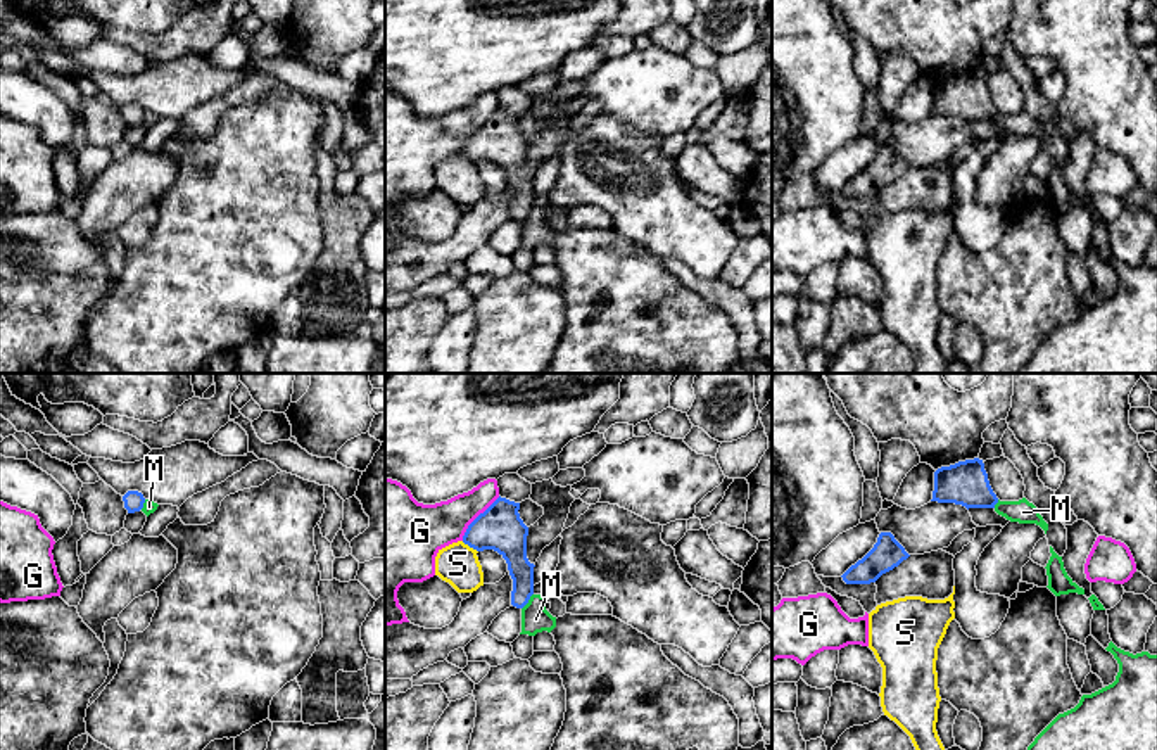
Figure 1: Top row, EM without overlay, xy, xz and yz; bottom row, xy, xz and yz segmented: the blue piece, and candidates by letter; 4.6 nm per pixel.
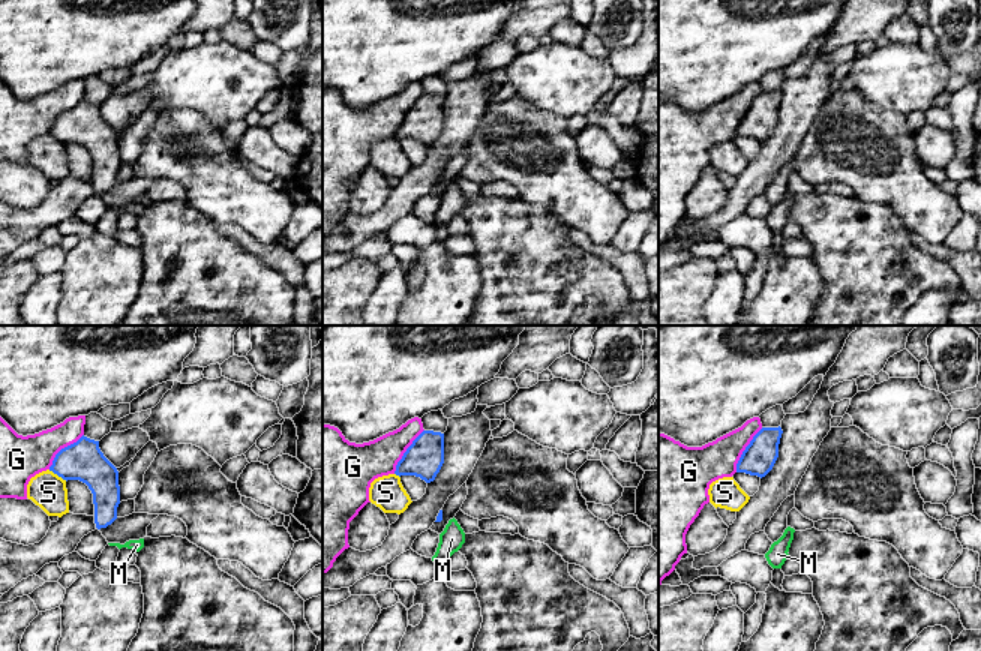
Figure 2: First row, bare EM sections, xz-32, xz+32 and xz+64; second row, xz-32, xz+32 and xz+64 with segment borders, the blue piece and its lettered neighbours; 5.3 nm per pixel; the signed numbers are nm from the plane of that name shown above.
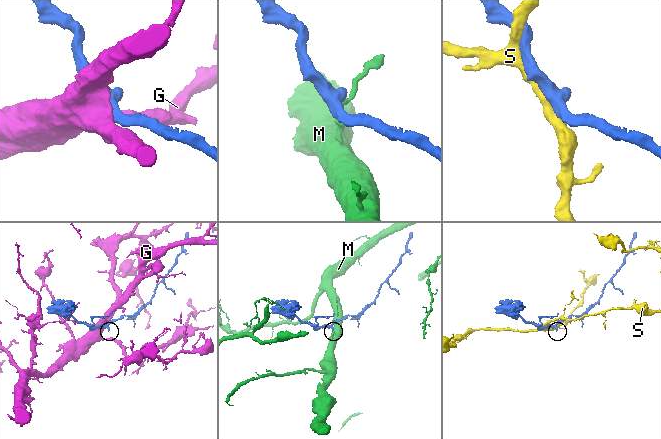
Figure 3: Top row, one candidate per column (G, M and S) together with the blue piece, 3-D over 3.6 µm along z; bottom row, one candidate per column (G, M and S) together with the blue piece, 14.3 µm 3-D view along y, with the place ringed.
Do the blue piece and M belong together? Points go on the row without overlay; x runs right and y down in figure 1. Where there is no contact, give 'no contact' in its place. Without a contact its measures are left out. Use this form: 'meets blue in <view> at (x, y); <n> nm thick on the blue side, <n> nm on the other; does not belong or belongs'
meets blue in xz at (527, 215); 120 nm thick on the blue side, 130 nm on the other; does not belong

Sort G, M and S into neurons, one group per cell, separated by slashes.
G / M / S

